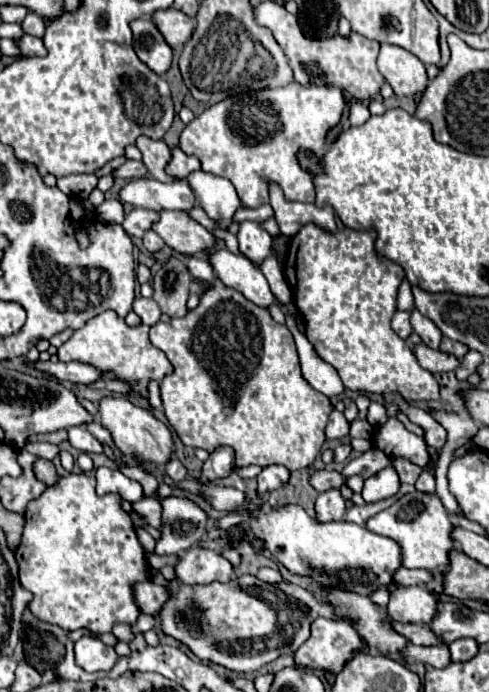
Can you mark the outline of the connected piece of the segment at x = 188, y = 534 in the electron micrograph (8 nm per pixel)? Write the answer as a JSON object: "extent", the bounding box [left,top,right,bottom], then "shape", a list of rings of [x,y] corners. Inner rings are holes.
{"extent":[152,492,208,554],"shape":[[[158,492],[152,498],[162,504],[162,538],[156,542],[154,554],[180,554],[202,542],[208,532],[208,516],[196,502],[180,496],[162,498]]]}

